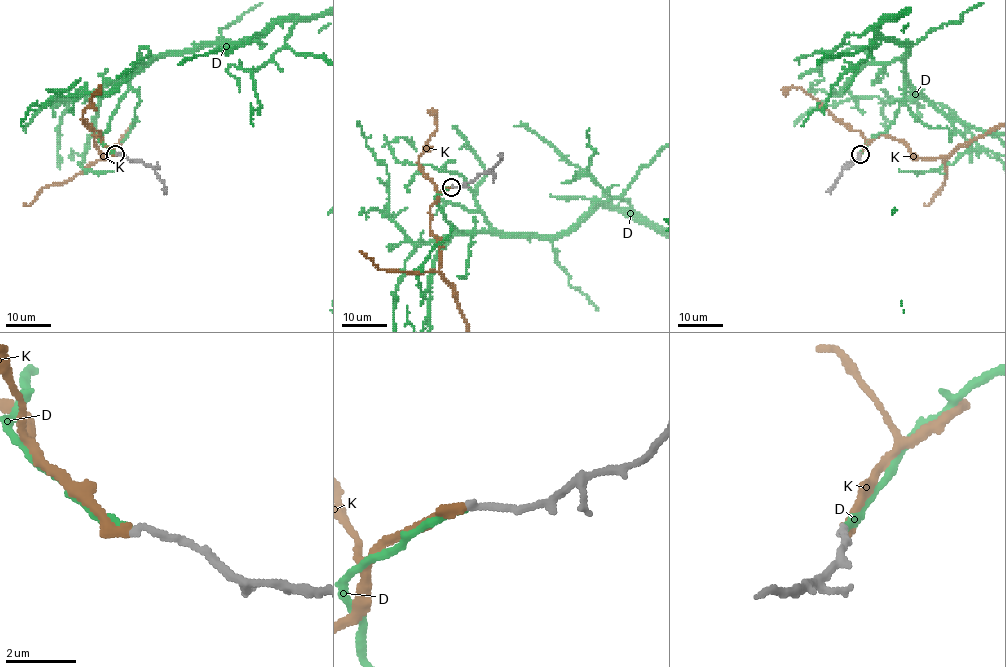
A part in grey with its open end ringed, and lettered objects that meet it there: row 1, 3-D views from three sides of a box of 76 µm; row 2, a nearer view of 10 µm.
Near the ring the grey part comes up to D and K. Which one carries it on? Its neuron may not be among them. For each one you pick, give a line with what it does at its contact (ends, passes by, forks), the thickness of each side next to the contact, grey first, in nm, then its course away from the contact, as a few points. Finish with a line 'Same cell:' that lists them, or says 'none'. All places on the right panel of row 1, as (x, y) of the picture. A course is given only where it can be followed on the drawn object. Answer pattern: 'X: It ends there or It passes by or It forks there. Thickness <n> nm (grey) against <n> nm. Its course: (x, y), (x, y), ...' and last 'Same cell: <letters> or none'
D: It ends there. Thickness 200 nm (grey) against 200 nm
Same cell: D

